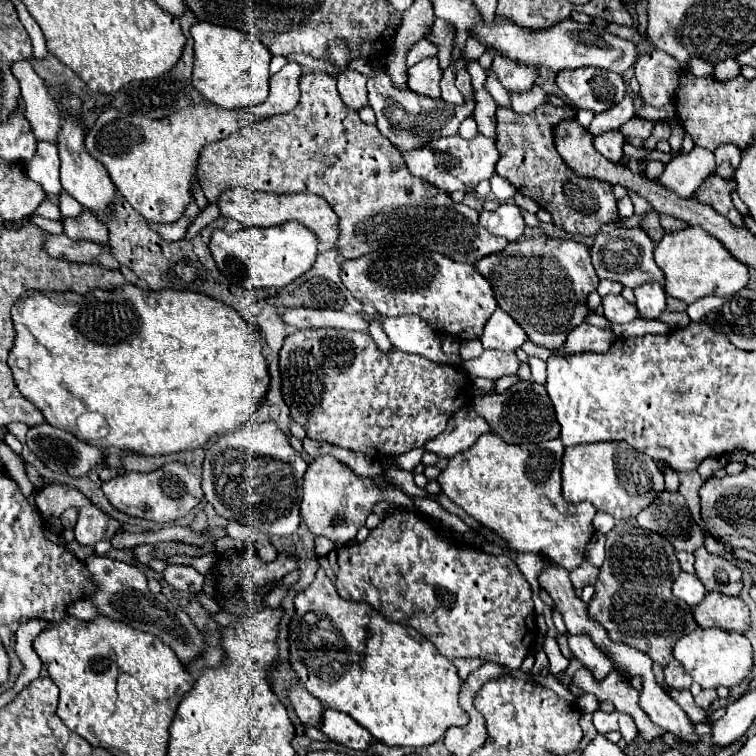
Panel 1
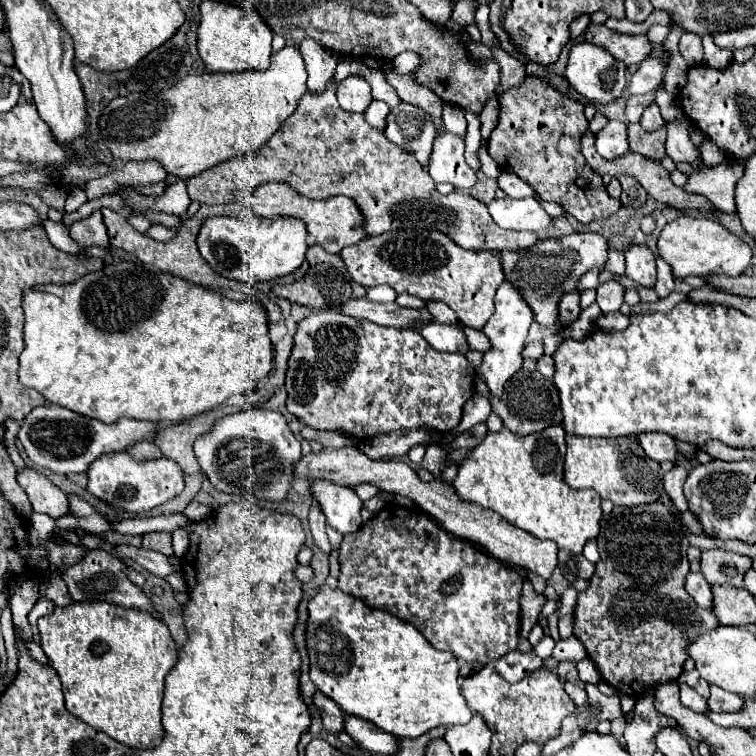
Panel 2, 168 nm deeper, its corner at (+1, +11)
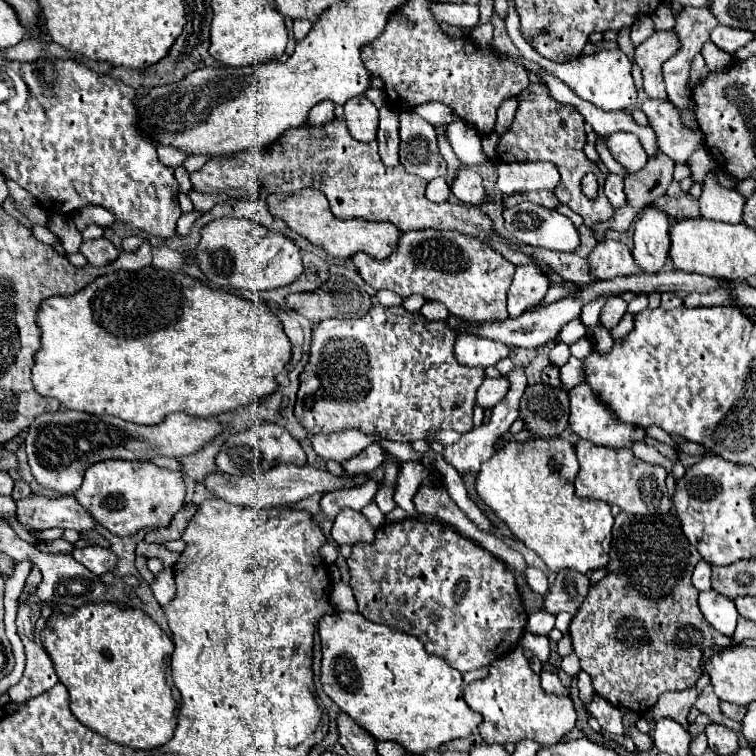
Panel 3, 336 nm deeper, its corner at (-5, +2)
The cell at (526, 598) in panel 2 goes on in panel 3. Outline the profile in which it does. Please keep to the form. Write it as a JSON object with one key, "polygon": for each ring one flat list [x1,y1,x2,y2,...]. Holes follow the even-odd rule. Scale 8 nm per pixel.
{"polygon":[[562,568,558,572,556,584,550,588,548,598,544,600,542,610,548,614,558,614,564,610,574,616,582,606,584,598,588,596,588,590,590,590,590,578,586,574,580,574,578,570]]}

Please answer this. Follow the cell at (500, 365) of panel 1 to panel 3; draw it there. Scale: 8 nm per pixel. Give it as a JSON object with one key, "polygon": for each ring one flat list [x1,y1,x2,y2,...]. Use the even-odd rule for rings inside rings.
{"polygon":[[560,342,560,344,556,344,556,346,550,350,548,358,550,358,550,364,556,364,556,366,560,368,560,366,564,366,564,364,568,362,568,358,570,358,570,350,568,350,566,344]]}

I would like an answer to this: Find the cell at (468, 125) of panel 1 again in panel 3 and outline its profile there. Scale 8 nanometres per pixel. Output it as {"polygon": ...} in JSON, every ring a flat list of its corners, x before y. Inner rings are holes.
{"polygon":[[456,118,454,122,450,122,446,126,446,136,448,136,448,140,450,140,452,148,454,148,454,154,462,162,462,166,476,166,476,164,498,166,500,164,498,160,484,154,482,136,468,122]]}

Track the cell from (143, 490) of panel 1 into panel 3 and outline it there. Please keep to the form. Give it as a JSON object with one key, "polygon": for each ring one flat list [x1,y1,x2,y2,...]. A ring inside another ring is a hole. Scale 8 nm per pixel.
{"polygon":[[104,460,92,464,76,500,110,532,118,536,130,536,146,526,166,526,170,518,184,506,184,480,178,470,164,470,150,462,128,460]]}

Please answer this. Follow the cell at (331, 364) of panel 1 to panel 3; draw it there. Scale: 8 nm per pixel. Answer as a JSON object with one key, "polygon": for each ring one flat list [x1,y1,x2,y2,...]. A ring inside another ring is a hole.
{"polygon":[[376,300,360,318,328,318,312,332,310,360,300,374,300,388,294,416,310,432,340,432,356,428,366,436,378,436,396,442,424,440,432,430,468,432,472,428,472,410,476,390,484,380,484,368,468,368,454,360,454,338,442,322,430,322,422,314,410,314,402,306,386,308]]}

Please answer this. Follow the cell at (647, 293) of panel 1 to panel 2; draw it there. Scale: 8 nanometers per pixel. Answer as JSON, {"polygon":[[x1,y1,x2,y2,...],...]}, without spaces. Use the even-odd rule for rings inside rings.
{"polygon":[[632,245,626,251,626,275,638,281,642,287,654,287,656,283,656,255,648,245]]}

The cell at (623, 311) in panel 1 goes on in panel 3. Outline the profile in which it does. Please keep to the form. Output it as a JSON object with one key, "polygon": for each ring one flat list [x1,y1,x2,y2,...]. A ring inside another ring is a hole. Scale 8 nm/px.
{"polygon":[[616,296,616,298,608,298,608,302,602,308,600,318,606,328,614,328,622,320,624,314,626,314,626,302,620,296]]}

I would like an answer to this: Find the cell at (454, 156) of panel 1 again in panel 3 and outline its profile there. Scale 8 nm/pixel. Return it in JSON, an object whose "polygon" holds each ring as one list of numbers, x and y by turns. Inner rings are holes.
{"polygon":[[466,166,458,168,458,172,456,172,456,176,450,184,450,190,460,202,464,202,468,206,478,206,484,198,484,188,482,188,480,174,476,174,474,170,470,170]]}

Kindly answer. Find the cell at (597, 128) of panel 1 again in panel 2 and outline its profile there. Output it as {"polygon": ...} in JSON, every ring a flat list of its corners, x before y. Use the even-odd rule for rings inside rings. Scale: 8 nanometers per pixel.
{"polygon":[[648,57,646,61,640,63,640,69,634,73,632,81,630,81,630,93,632,95,642,95,642,93,650,93,654,89,658,89,664,81,664,73,666,73,668,65,664,59,660,57]]}

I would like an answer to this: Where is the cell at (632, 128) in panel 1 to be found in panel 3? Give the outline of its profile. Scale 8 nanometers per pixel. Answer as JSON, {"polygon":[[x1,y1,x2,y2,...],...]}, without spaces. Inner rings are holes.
{"polygon":[[646,100,642,112,648,116,648,124,656,134,658,148,674,162,686,162,702,144,702,132,690,132,682,126,680,114,674,104]]}

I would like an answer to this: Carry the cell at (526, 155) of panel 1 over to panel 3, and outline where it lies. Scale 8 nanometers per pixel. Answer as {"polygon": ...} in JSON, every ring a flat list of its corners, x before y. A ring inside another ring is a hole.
{"polygon":[[532,82,524,92,518,94,518,110,514,122,506,134,500,136,498,142,498,158,502,162,552,162,560,172,560,182,554,188,554,194,560,204,570,206,576,214,584,218,584,224,592,228,598,222,608,222,614,218,614,208,610,206,608,198,598,190,596,200,588,200,580,190,580,180,584,174,594,172,598,184,602,186,606,176,598,170,594,162,590,162,584,154,586,146,586,132,584,132,584,116,568,104,556,102,546,84]]}

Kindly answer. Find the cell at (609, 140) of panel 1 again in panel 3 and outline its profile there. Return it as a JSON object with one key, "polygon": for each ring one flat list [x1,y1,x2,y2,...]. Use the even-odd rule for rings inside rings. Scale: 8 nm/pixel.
{"polygon":[[616,132,608,138,608,150,616,162,620,162,628,172,638,172,646,162,648,154,634,134]]}

